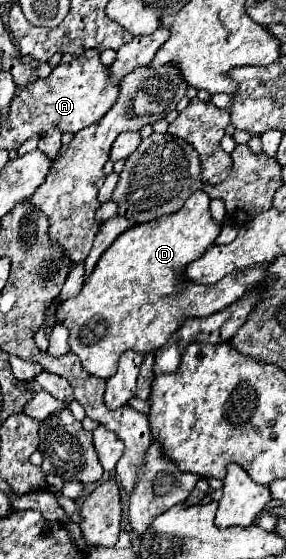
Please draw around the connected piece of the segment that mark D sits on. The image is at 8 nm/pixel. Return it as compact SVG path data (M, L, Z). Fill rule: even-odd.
M197 190L175 214L125 230L99 258L83 290L61 304L57 322L69 328L71 352L79 356L85 372L107 380L117 372L117 360L125 350L155 352L185 318L209 316L261 284L269 264L247 268L239 274L231 272L207 288L185 278L185 266L203 256L221 232L221 224L209 212L209 202L209 196Z

